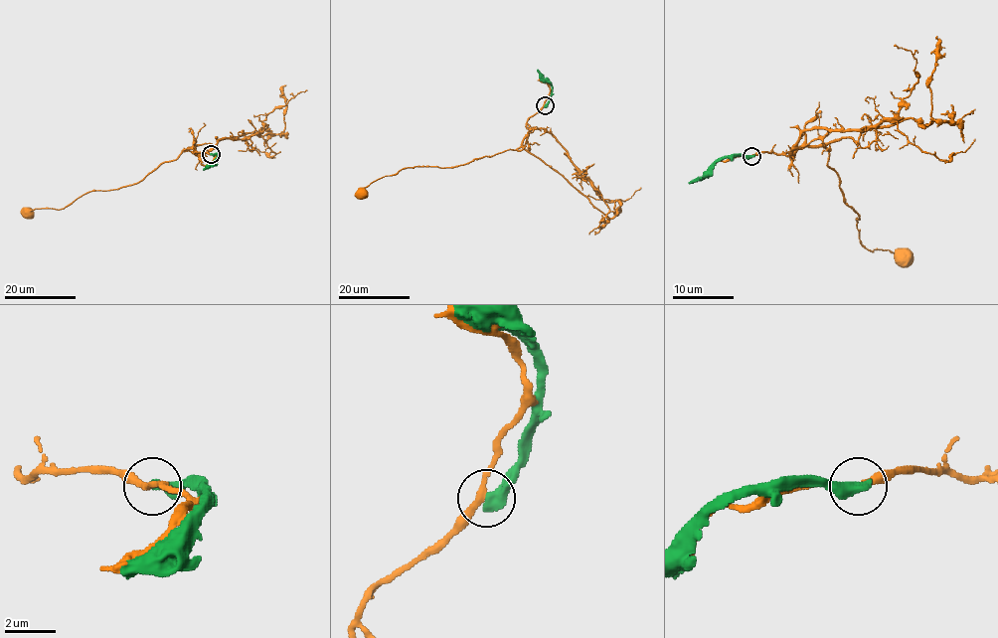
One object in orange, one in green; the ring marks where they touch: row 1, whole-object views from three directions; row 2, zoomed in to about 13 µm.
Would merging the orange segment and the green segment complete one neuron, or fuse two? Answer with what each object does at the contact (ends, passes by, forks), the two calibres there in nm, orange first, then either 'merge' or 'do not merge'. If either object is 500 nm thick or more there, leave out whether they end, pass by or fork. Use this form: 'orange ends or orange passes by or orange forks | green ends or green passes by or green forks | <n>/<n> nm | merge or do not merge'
orange passes by | green ends | 240/440 nm | do not merge

